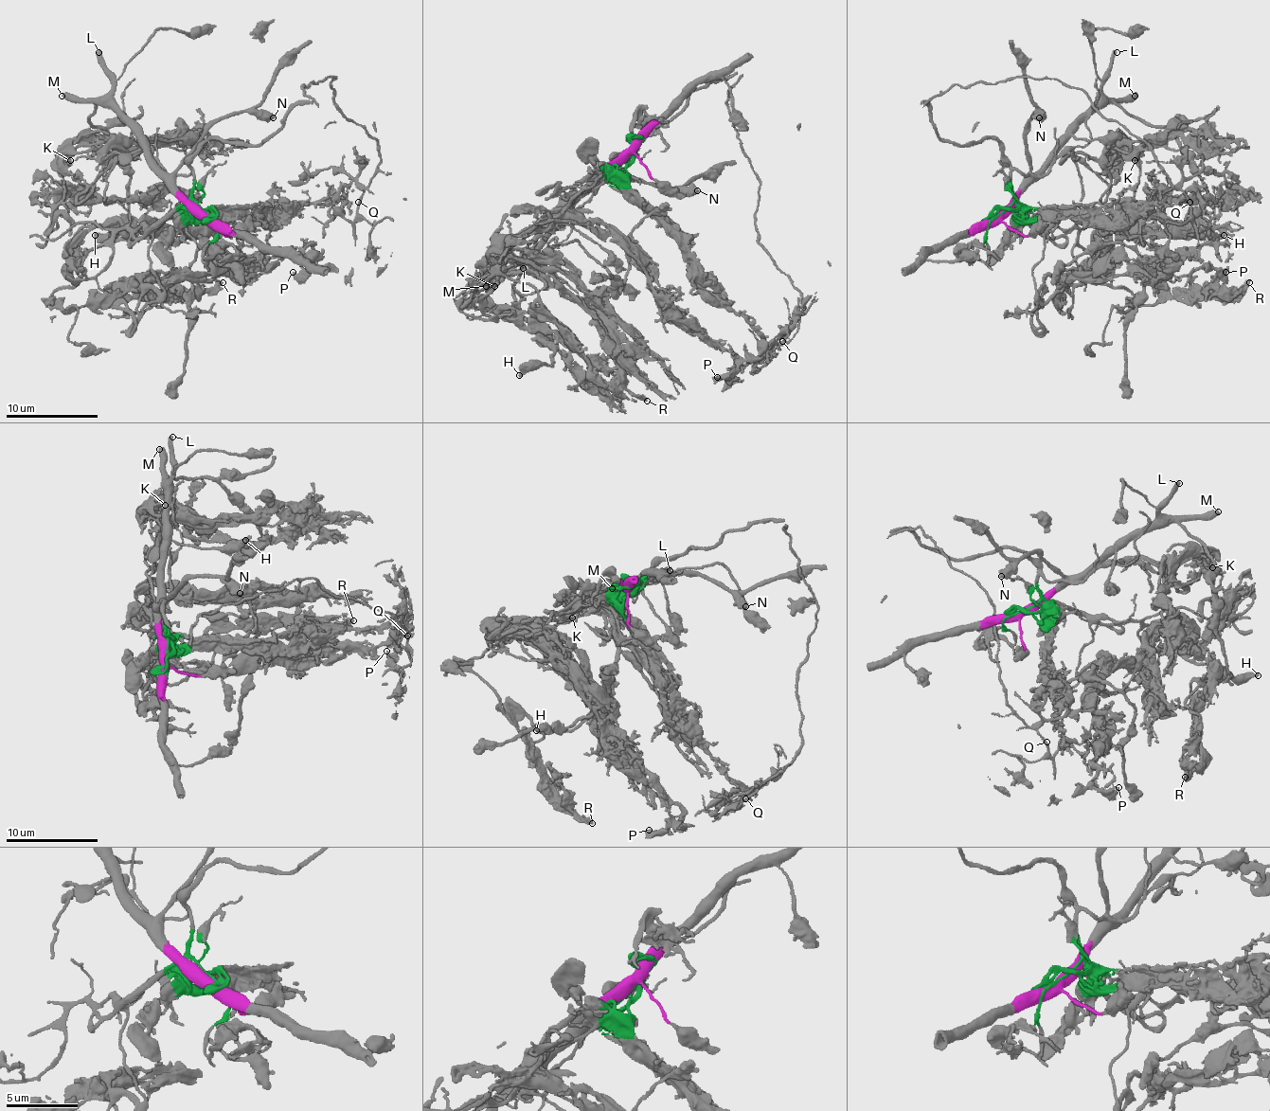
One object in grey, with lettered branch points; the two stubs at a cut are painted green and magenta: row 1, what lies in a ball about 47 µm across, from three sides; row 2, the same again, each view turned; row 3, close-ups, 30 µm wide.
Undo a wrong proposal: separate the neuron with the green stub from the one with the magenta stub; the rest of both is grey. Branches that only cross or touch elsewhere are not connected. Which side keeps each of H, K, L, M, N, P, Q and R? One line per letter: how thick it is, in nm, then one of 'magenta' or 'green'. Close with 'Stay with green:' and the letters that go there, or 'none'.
H: 420 nm | magenta
K: 240 nm | green
L: 400 nm | magenta
M: 500 nm | magenta
N: 650 nm | magenta
P: 360 nm | green
Q: 180 nm | green
R: 400 nm | green
Stay with green: K, P, Q, R

